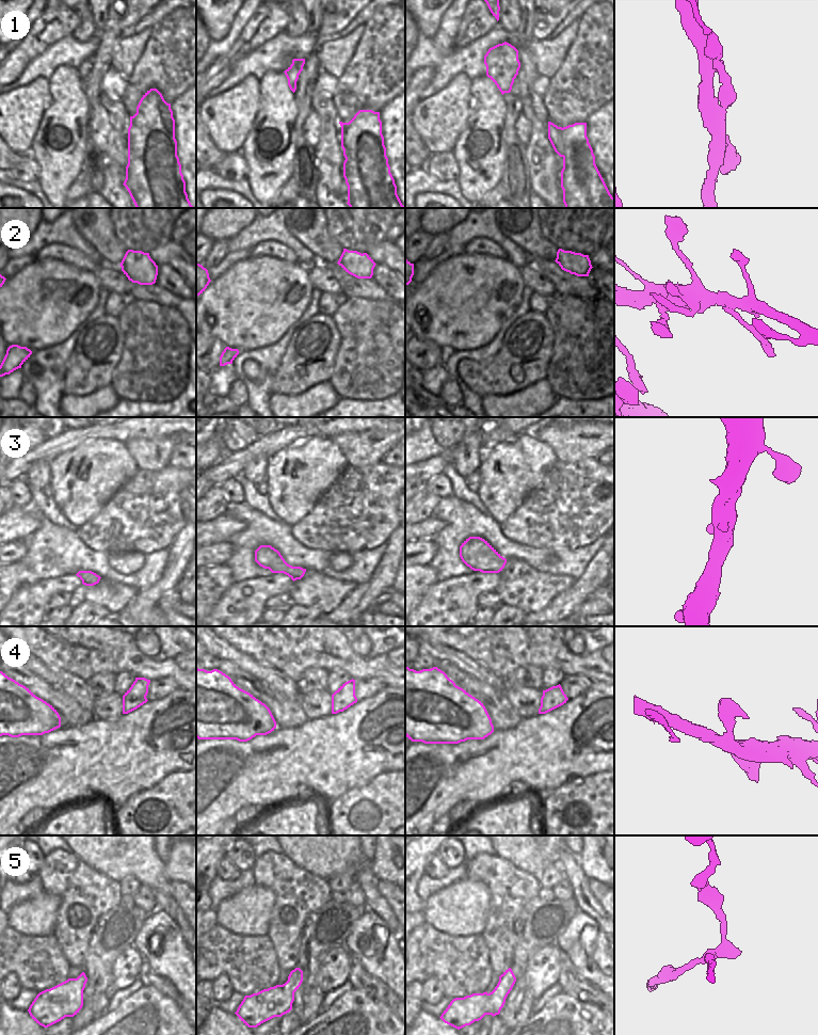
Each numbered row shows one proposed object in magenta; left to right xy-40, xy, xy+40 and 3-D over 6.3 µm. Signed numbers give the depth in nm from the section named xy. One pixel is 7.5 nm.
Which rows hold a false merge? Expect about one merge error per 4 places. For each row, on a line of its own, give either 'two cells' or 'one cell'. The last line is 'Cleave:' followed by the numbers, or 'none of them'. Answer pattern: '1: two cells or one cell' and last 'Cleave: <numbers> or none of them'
1: two cells
2: two cells
3: one cell
4: one cell
5: two cells
Cleave: 1, 2, 5

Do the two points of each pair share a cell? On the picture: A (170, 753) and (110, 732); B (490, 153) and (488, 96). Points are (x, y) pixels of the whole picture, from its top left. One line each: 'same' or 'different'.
A: same
B: same

